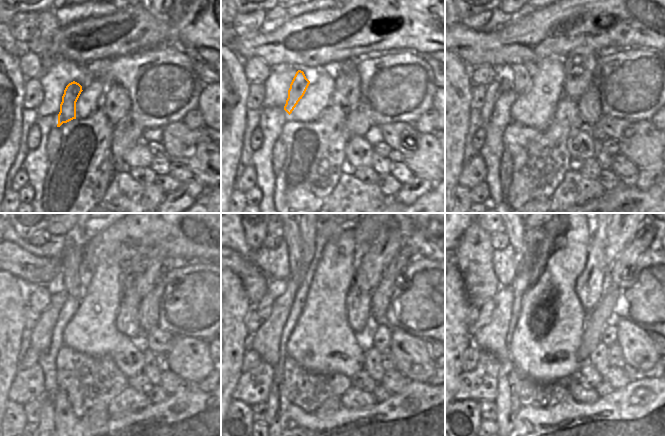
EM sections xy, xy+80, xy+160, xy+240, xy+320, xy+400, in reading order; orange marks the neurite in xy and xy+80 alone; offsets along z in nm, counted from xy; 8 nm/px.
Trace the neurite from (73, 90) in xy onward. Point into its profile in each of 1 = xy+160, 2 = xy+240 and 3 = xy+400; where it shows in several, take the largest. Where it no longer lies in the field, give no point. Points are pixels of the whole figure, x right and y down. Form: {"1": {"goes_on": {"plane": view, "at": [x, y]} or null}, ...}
{"1": {"goes_on": {"plane": "xy+160", "at": [522, 78]}}, "2": {"goes_on": {"plane": "xy+240", "at": [72, 256]}}, "3": {"goes_on": {"plane": "xy+400", "at": [516, 233]}}}

